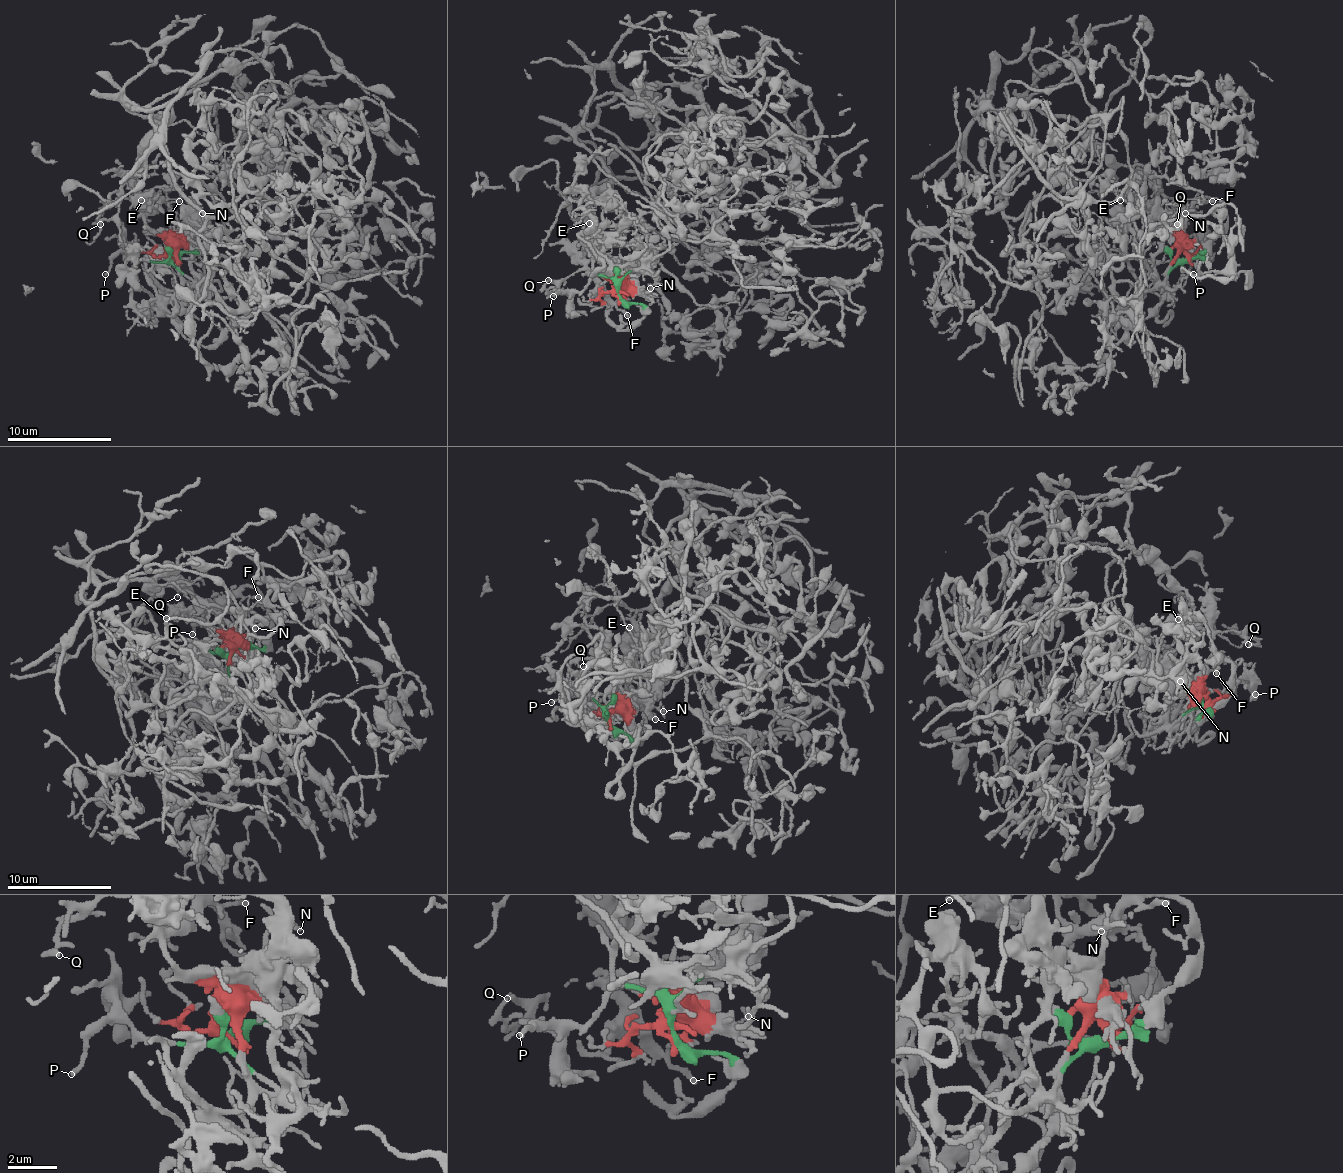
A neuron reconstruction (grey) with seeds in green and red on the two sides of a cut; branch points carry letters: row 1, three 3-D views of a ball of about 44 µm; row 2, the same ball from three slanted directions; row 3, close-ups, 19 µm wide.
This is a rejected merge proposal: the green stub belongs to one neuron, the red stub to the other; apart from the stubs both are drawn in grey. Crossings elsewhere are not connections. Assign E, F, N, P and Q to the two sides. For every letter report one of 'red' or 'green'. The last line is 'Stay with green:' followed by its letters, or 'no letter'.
E: red
F: red
N: red
P: green
Q: red
Stay with green: P

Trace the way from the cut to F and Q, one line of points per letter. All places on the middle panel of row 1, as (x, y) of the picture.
F: (617, 295), (615, 287), (596, 269), (594, 271), (599, 287), (628, 316)
Q: (617, 295), (615, 287), (596, 269), (583, 269), (563, 279), (547, 292), (547, 279)

